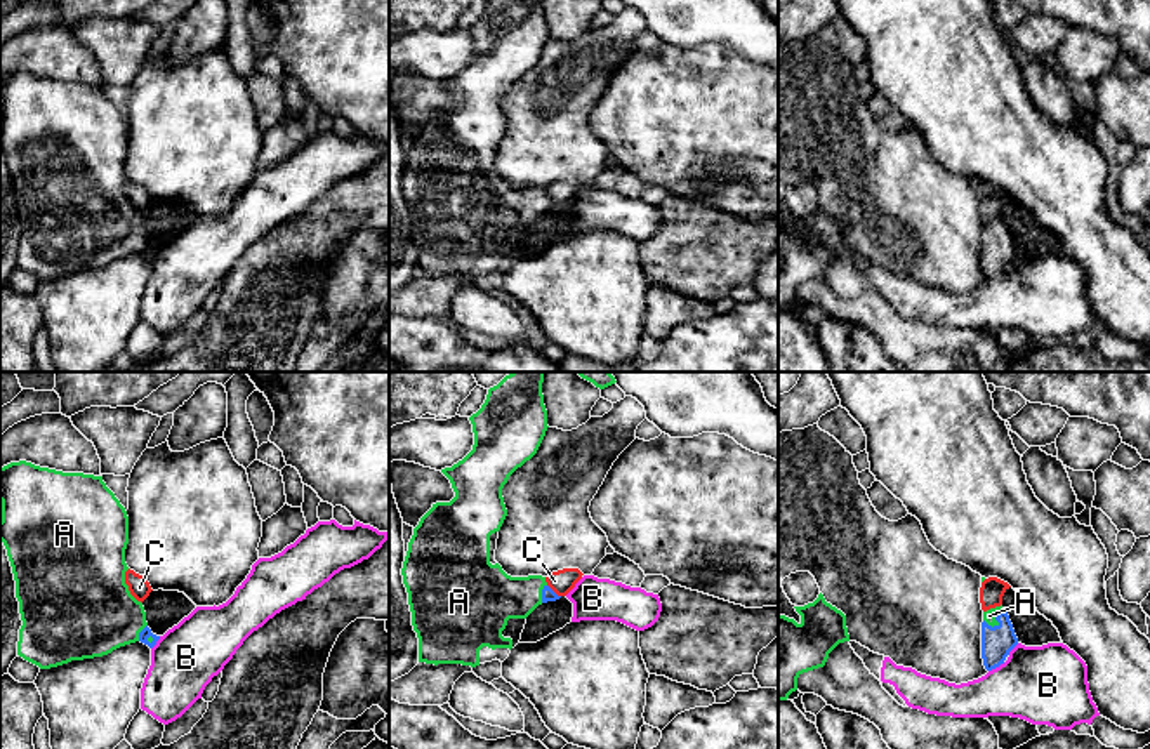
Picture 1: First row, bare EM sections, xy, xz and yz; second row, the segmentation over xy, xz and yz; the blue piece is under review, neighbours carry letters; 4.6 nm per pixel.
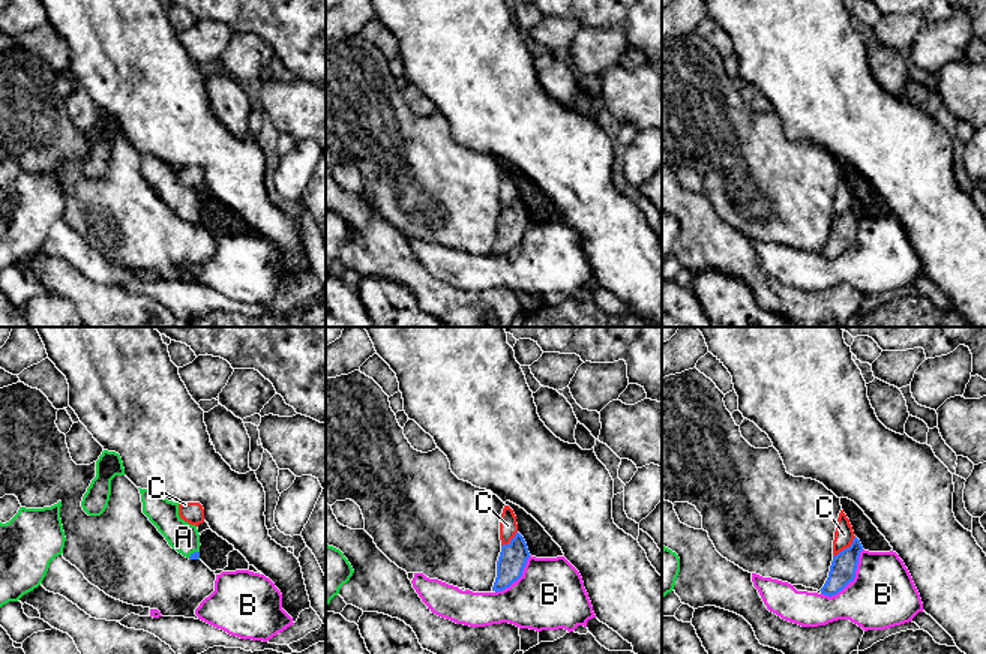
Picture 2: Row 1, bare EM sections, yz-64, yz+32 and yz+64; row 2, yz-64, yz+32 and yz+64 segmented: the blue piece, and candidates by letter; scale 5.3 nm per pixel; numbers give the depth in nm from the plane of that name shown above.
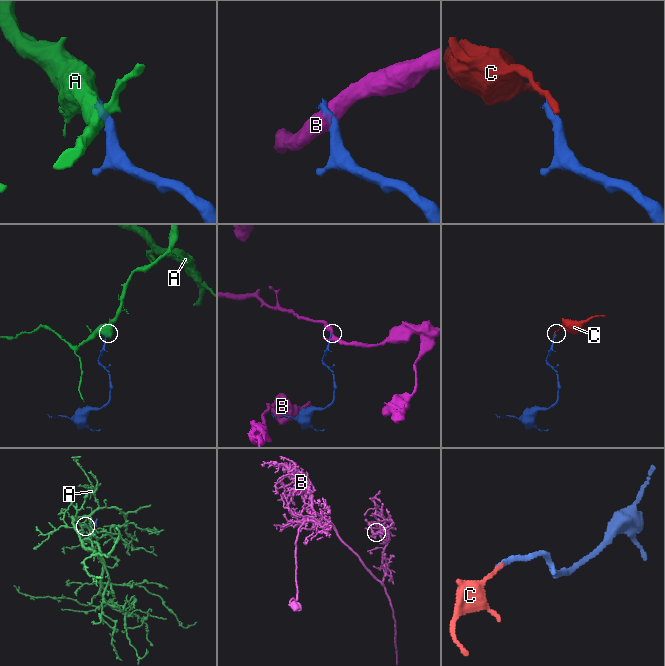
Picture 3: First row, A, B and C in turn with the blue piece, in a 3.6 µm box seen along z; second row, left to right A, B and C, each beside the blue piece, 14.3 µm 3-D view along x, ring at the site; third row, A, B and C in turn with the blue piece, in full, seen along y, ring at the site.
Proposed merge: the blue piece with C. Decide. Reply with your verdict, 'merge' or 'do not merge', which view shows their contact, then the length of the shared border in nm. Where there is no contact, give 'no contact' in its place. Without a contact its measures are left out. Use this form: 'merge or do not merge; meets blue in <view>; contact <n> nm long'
do not merge; meets blue in xz; contact 90 nm long

